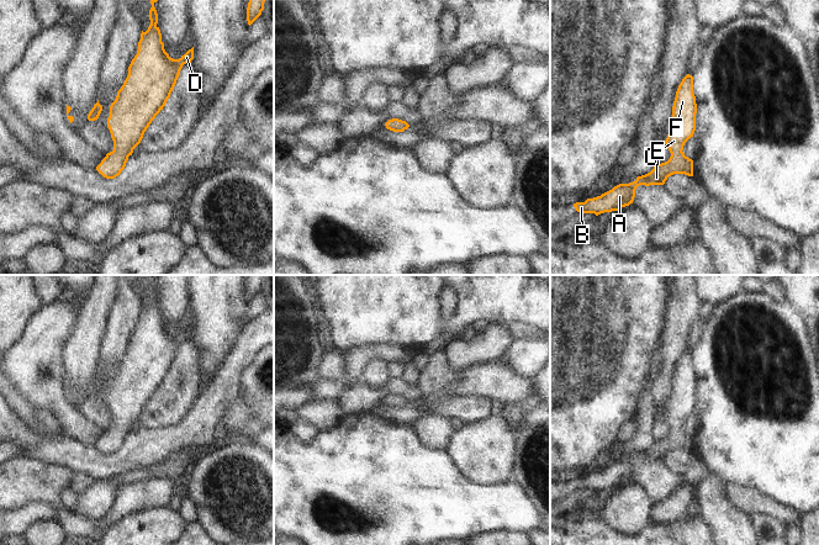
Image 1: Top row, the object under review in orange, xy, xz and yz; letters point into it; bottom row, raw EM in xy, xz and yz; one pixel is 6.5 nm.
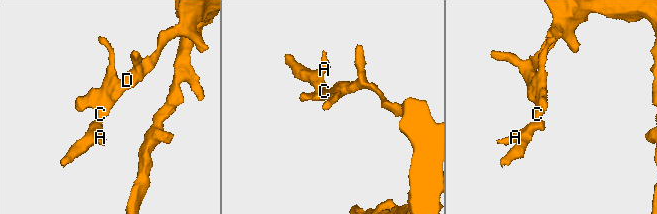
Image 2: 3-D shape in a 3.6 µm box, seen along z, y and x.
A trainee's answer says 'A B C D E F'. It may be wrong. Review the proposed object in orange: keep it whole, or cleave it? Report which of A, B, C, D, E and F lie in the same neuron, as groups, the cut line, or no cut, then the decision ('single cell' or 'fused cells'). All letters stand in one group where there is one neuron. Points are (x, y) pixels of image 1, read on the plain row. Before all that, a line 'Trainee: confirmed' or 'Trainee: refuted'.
Trainee: confirmed
A B C D E F | no cut | single cell

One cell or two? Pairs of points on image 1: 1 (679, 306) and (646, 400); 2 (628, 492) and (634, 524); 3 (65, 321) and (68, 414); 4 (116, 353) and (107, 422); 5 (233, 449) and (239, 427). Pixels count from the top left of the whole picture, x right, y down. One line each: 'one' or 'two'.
1: two
2: one
3: one
4: two
5: two

